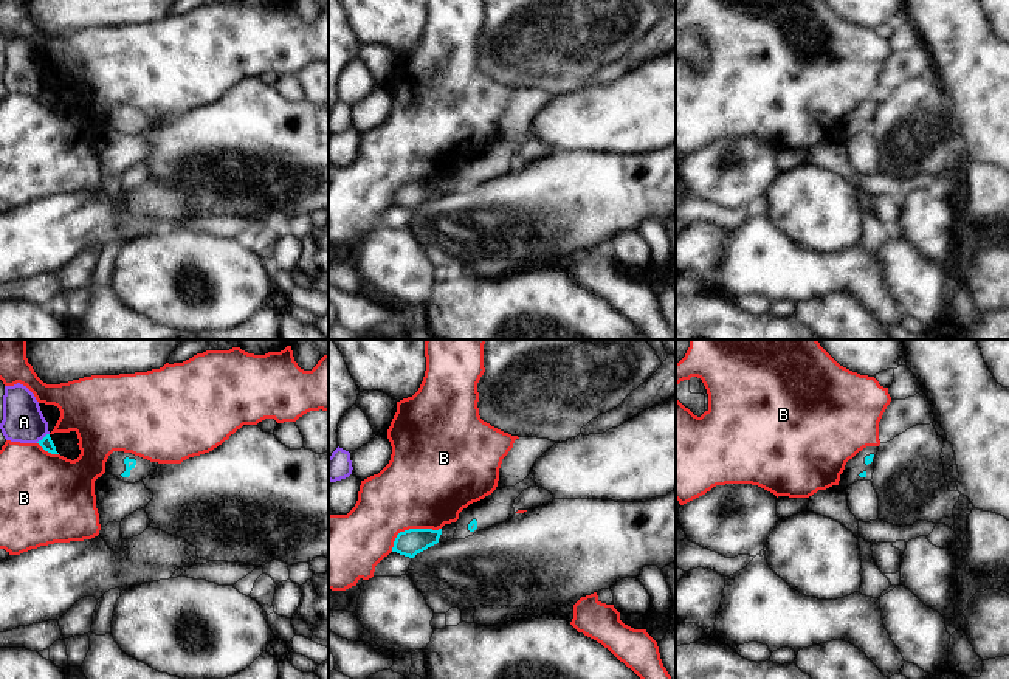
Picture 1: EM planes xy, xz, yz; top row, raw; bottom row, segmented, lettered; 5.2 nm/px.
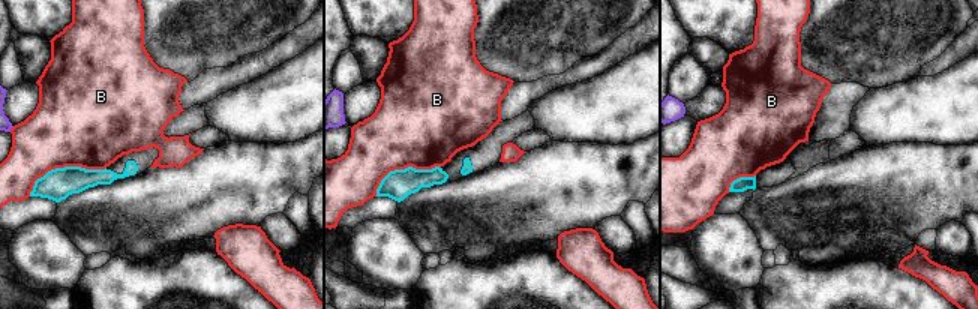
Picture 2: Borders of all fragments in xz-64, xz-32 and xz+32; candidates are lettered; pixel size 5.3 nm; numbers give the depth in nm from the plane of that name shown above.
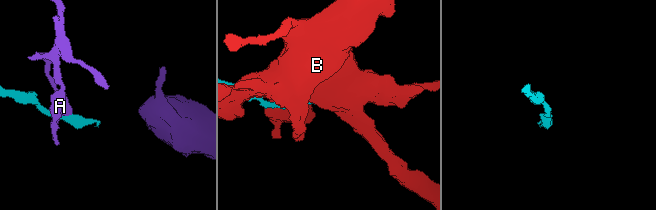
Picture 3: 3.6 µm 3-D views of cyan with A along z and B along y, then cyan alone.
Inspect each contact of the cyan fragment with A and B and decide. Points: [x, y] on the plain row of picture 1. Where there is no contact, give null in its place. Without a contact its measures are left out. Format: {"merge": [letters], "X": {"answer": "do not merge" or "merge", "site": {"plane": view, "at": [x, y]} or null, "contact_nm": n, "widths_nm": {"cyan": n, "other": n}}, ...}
{"merge": [], "A": {"answer": "do not merge", "site": {"plane": "xy", "at": [44, 90]}, "contact_nm": 90, "widths_nm": {"cyan": 70, "other": 220}}, "B": {"answer": "do not merge", "site": {"plane": "xz", "at": [411, 182]}, "contact_nm": 300, "widths_nm": {"cyan": 140, "other": 460}}}

